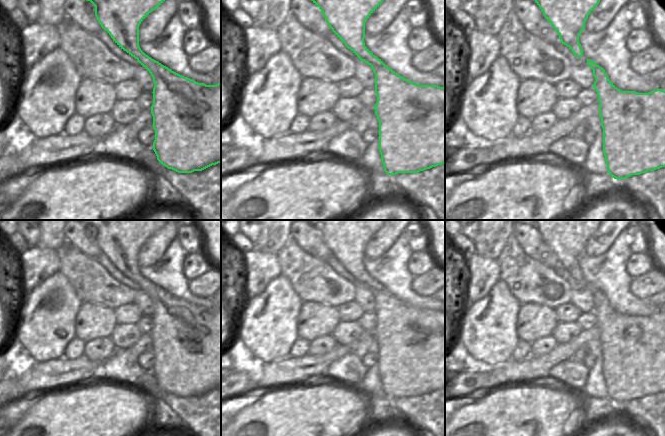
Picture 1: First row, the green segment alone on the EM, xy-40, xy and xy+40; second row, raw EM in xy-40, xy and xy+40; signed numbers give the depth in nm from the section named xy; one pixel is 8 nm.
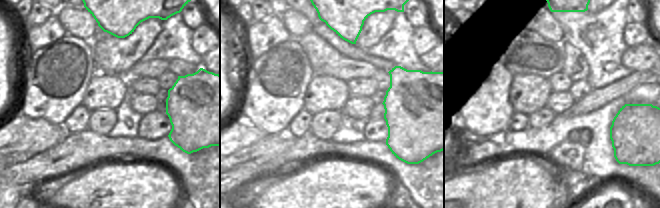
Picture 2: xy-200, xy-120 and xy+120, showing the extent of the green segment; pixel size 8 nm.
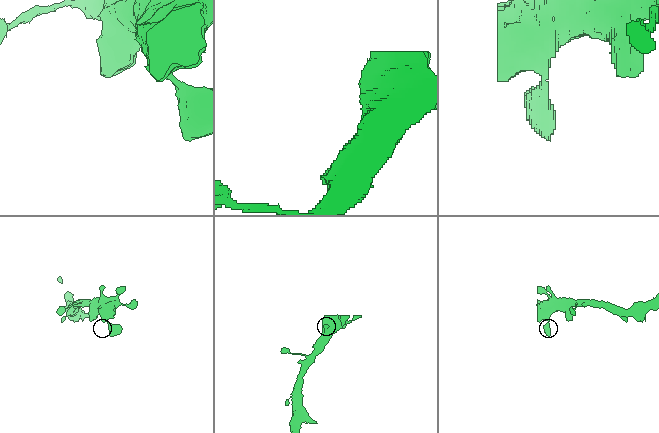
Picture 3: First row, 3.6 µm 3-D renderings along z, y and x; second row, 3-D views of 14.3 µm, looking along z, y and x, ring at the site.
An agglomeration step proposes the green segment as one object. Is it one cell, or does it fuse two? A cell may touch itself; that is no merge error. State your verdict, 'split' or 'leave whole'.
leave whole

